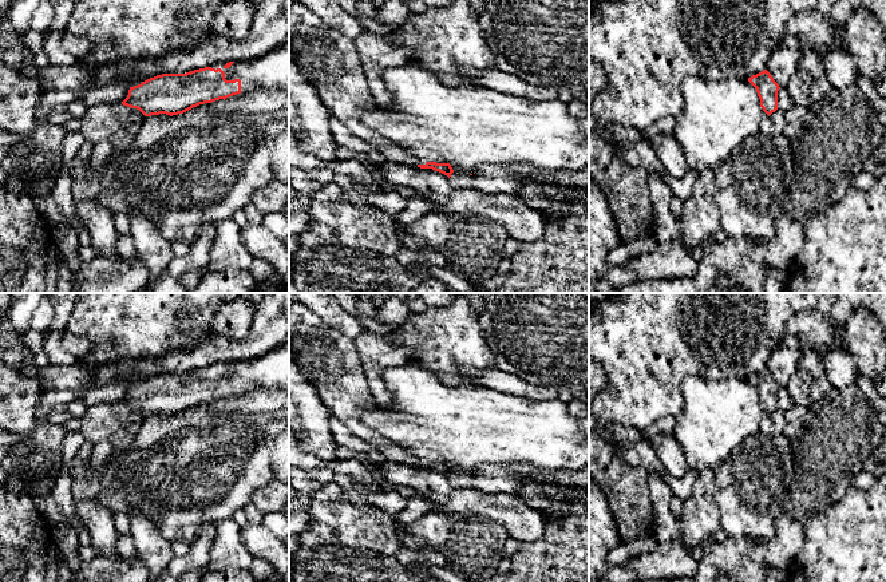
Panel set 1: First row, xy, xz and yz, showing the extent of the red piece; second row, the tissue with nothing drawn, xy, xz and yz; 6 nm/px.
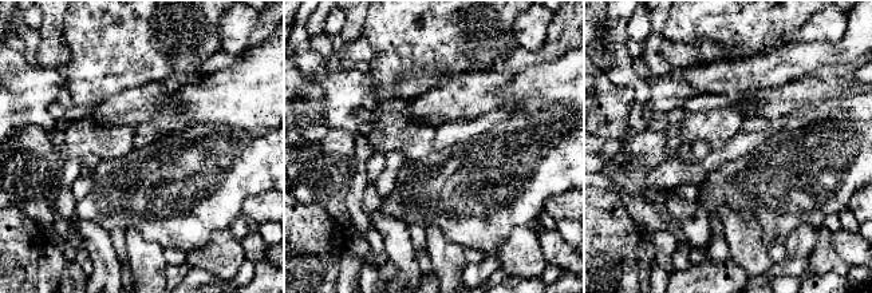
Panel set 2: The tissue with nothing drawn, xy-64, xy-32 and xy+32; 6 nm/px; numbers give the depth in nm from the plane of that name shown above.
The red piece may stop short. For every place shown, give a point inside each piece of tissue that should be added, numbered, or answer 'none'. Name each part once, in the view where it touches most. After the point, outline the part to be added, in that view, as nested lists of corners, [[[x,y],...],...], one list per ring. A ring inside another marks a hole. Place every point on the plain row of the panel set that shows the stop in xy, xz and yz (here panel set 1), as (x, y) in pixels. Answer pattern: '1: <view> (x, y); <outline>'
1: xz (331, 361); [[[293,300],[289,301],[289,344],[296,363],[317,389],[323,404],[353,435],[400,464],[427,463],[361,421],[361,415],[371,407],[372,392],[355,340],[325,325],[312,310]]]

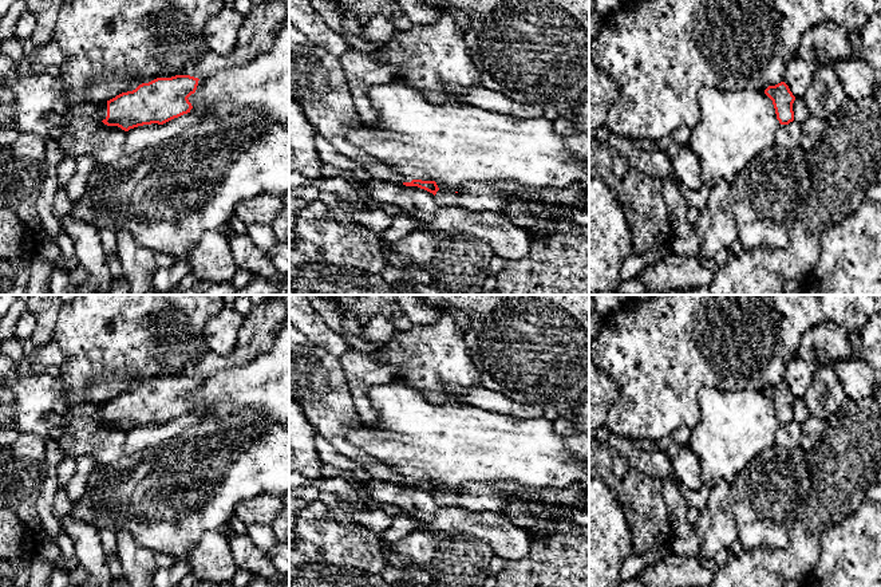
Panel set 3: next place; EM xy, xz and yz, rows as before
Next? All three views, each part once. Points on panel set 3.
1: xy (101, 414); [[[103,402],[99,409],[92,414],[96,421],[103,421],[107,417],[107,402]]]

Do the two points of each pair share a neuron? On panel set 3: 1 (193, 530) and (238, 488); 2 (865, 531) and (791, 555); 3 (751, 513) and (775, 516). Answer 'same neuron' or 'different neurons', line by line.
1: same neuron
2: different neurons
3: same neuron

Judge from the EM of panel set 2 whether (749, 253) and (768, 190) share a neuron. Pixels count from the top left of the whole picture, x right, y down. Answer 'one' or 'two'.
two

